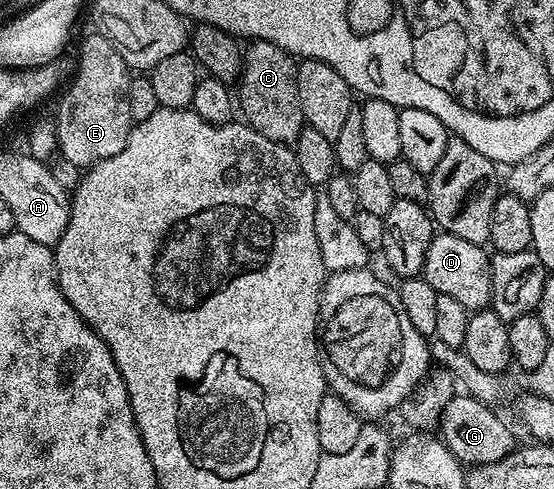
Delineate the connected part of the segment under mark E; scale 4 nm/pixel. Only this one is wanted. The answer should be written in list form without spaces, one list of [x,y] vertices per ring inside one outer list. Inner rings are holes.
[[[92,33],[80,45],[79,68],[55,115],[58,154],[62,159],[86,169],[125,149],[125,141],[129,141],[133,126],[127,96],[131,80],[126,61],[105,36]]]

